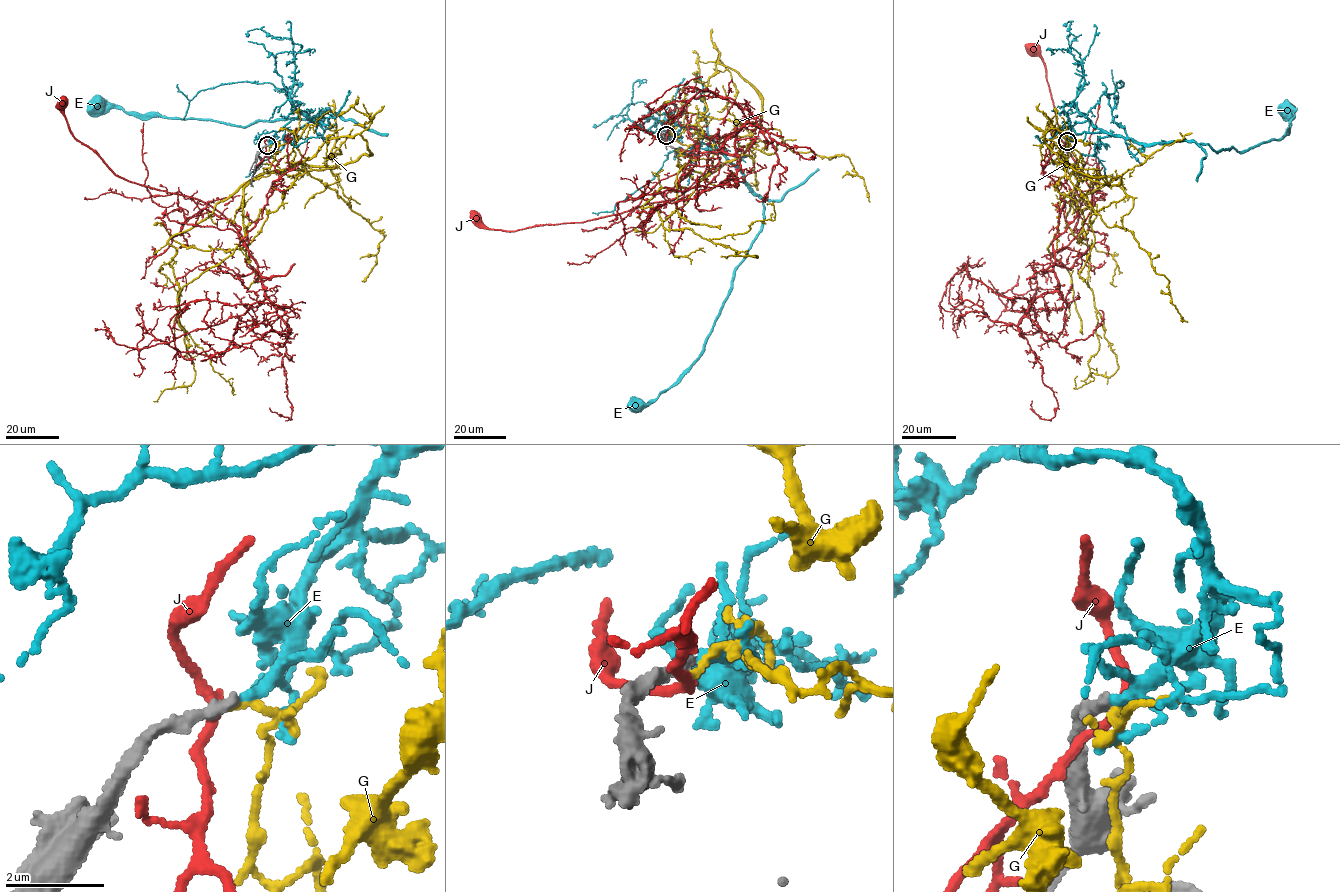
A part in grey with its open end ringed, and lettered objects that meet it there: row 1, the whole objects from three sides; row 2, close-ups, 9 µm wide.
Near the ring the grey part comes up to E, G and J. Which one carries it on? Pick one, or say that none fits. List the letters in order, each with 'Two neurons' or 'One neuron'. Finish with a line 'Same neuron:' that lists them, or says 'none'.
E: One neuron
G: Two neurons
J: Two neurons
Same neuron: E

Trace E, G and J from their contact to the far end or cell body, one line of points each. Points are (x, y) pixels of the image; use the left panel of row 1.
E: (268, 145), (299, 114), (316, 123), (327, 108), (305, 119), (259, 120), (247, 127), (96, 107)
G: (267, 146), (290, 176), (333, 167), (299, 164), (256, 176), (168, 241), (195, 374), (153, 401)
J: (266, 146), (279, 178), (247, 233), (253, 259), (239, 231), (210, 206), (118, 176), (74, 137), (63, 102)

